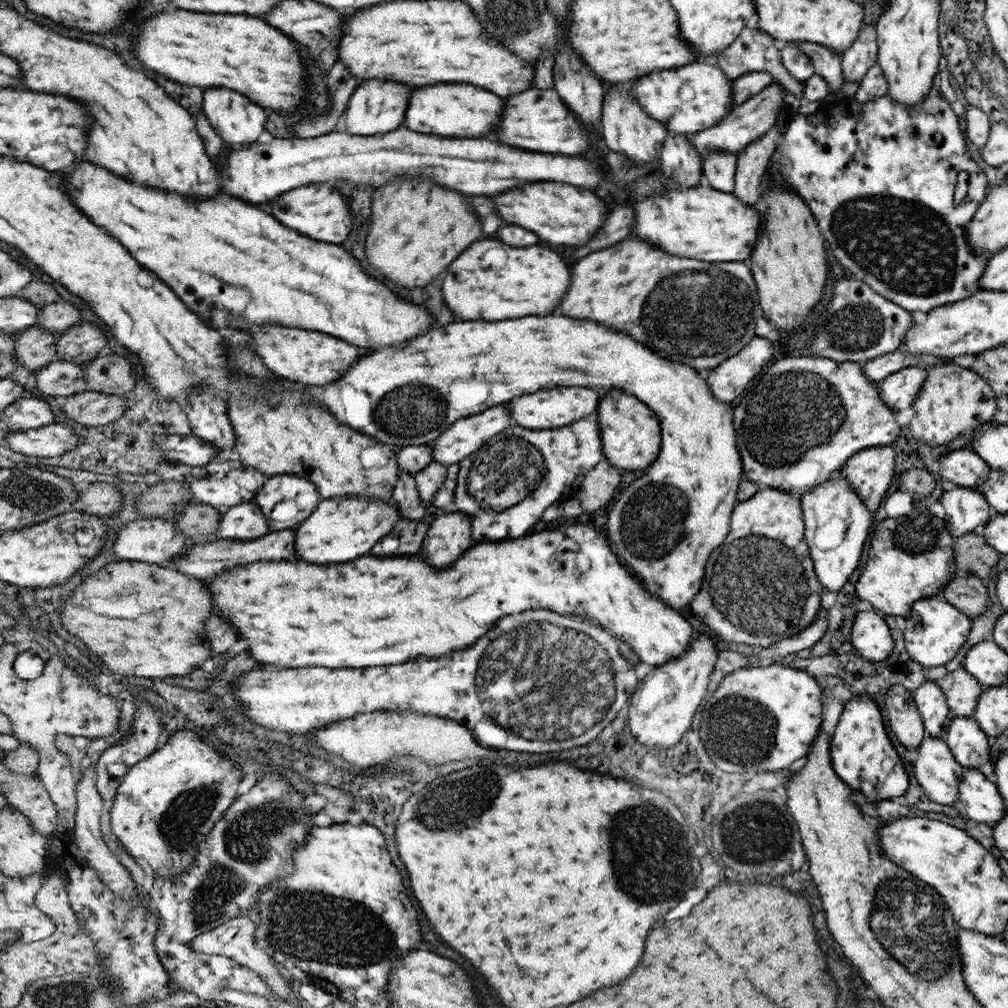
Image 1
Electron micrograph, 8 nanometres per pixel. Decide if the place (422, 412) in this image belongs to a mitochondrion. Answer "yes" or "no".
yes

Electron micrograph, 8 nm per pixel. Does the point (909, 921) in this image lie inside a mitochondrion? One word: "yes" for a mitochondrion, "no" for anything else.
yes

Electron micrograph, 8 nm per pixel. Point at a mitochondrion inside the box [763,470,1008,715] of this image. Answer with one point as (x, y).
(915, 540)

